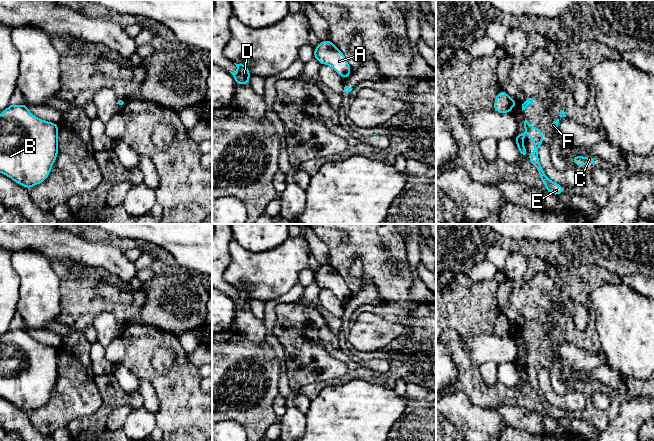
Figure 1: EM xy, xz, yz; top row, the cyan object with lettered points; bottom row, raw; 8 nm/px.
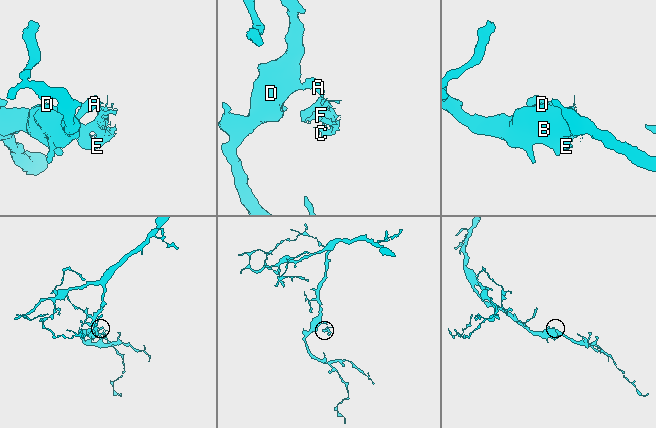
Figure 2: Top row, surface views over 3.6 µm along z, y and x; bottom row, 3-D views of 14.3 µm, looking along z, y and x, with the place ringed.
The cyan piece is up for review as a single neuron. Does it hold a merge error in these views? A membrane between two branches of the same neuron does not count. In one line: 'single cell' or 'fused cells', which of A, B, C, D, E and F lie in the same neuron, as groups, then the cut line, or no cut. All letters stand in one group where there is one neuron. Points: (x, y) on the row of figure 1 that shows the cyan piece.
fused cells | A B D / C E F | xy (123, 100), (121, 105)

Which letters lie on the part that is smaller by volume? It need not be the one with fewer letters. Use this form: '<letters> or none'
C, E, F

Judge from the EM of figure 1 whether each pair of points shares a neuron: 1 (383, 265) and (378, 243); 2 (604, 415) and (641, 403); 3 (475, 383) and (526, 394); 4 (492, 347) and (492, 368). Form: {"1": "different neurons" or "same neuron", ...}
{"1": "same neuron", "2": "different neurons", "3": "same neuron", "4": "different neurons"}

